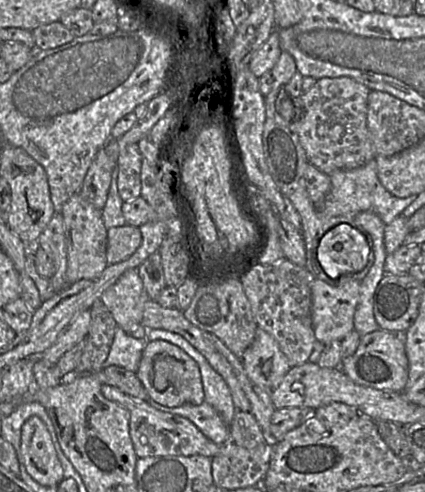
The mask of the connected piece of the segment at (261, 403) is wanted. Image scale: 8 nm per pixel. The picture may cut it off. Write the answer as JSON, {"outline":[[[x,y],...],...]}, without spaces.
{"outline":[[[244,371],[238,372],[237,378],[250,402],[252,413],[265,435],[267,444],[274,445],[276,440],[270,434],[270,424],[276,408],[271,400],[270,391],[254,384]]]}

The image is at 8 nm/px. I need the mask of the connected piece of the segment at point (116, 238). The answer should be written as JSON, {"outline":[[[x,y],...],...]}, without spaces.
{"outline":[[[125,224],[107,231],[107,264],[119,263],[130,257],[140,246],[142,235],[139,227]]]}

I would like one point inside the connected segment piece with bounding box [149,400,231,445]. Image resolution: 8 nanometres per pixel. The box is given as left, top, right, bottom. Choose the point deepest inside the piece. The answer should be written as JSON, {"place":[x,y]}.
{"place":[205,417]}

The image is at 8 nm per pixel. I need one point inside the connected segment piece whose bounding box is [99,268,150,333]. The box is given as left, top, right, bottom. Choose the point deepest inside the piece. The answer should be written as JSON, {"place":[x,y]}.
{"place":[125,299]}

